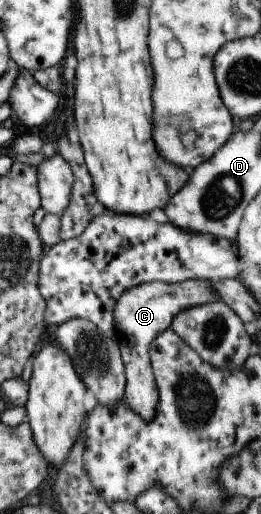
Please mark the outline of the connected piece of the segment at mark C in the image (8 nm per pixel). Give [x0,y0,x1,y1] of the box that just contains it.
[113,279,217,420]

